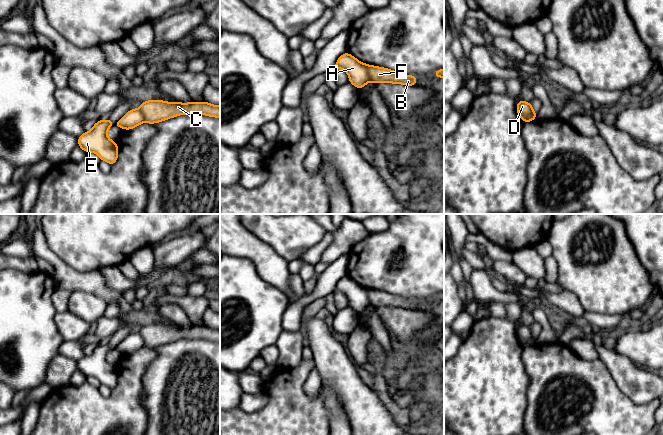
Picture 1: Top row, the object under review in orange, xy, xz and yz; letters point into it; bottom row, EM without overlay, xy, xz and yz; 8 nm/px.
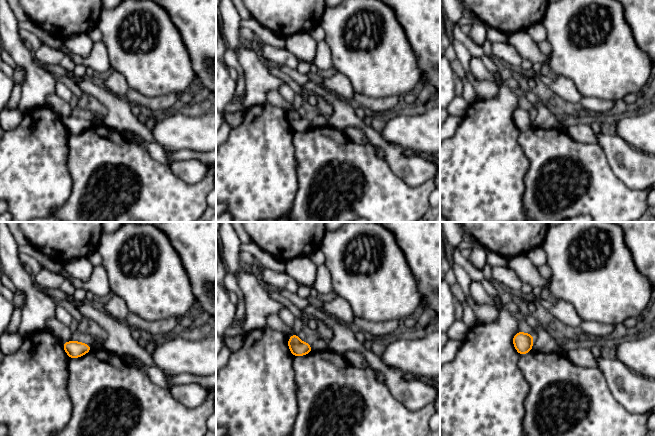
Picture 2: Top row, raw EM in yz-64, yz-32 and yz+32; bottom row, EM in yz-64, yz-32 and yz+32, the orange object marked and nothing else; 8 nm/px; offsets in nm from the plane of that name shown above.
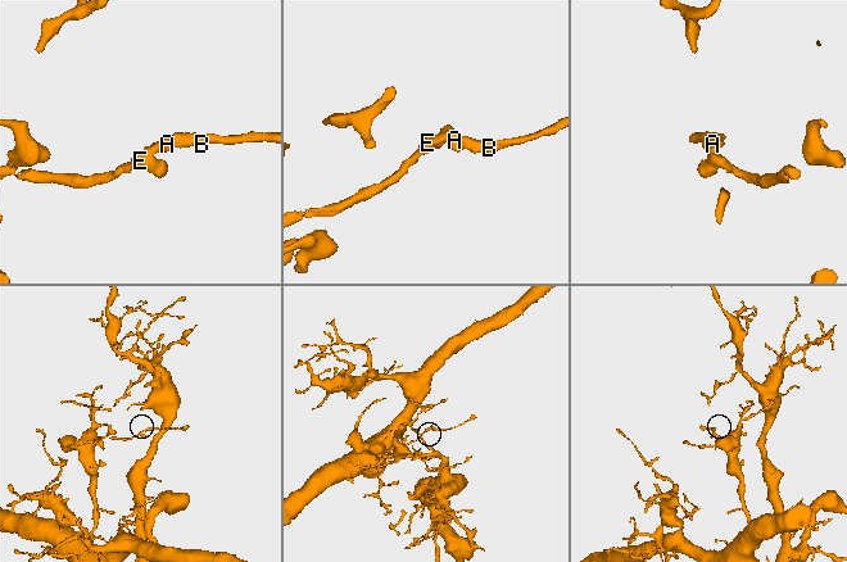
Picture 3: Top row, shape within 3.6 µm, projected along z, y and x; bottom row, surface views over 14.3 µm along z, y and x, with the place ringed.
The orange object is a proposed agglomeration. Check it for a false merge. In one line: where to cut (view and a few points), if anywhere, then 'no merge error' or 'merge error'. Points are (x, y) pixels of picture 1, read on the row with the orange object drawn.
cut in xz along (367, 65), (367, 75), (370, 80); merge error

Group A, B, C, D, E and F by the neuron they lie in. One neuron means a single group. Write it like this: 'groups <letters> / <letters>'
groups A E / B C D F

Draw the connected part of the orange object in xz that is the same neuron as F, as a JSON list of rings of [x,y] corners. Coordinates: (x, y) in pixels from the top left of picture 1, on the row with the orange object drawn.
[[[368,65],[368,76],[374,83],[385,82],[415,86],[418,78],[413,75],[405,75],[387,68]]]

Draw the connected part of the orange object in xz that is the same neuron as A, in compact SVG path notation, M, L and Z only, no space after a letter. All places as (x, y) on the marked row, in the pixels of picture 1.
M346 52L337 59L332 71L339 68L344 69L349 76L349 82L360 90L370 82L367 67L367 64Z

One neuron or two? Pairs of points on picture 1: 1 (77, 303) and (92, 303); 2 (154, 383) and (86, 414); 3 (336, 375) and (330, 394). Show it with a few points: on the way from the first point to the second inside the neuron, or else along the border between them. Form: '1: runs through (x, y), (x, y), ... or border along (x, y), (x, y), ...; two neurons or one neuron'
1: runs through (81, 303), (88, 303); one neuron
2: border along (149, 365), (142, 377), (142, 405), (145, 411); two neurons
3: border along (323, 383), (333, 389), (343, 408); two neurons

